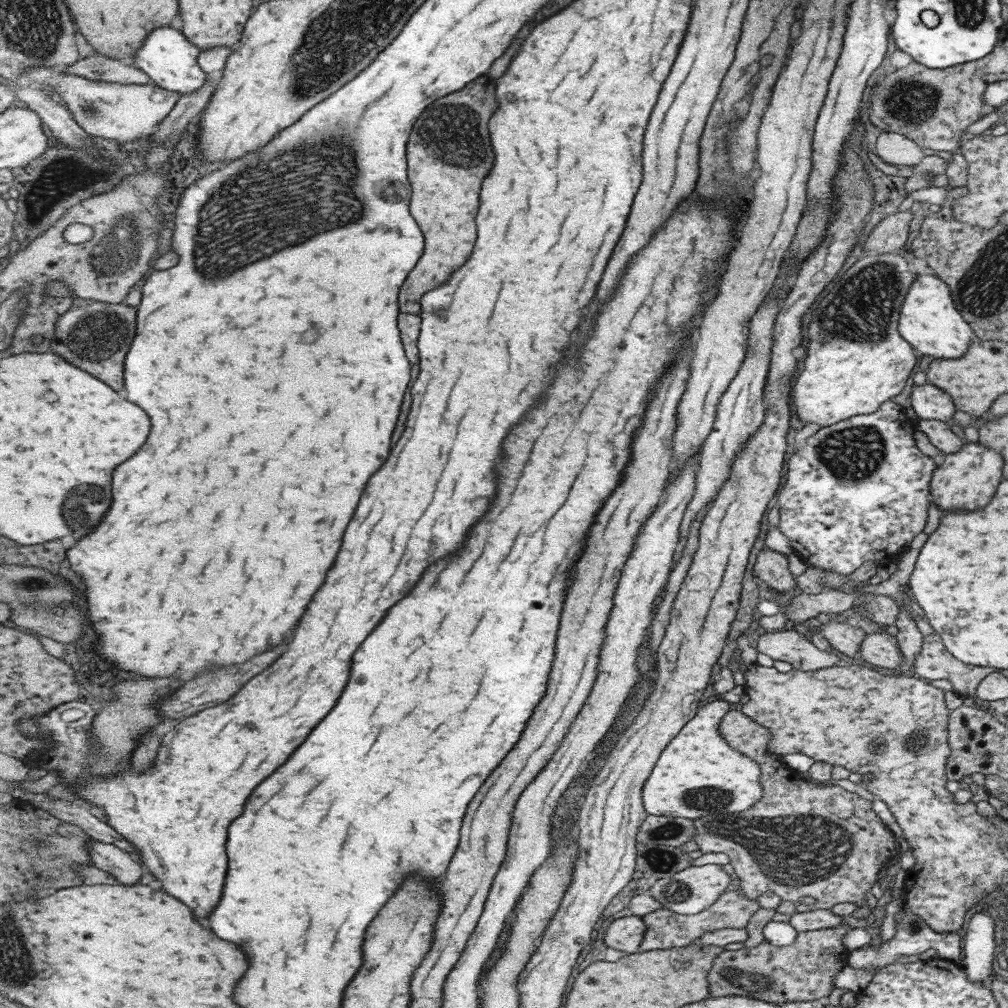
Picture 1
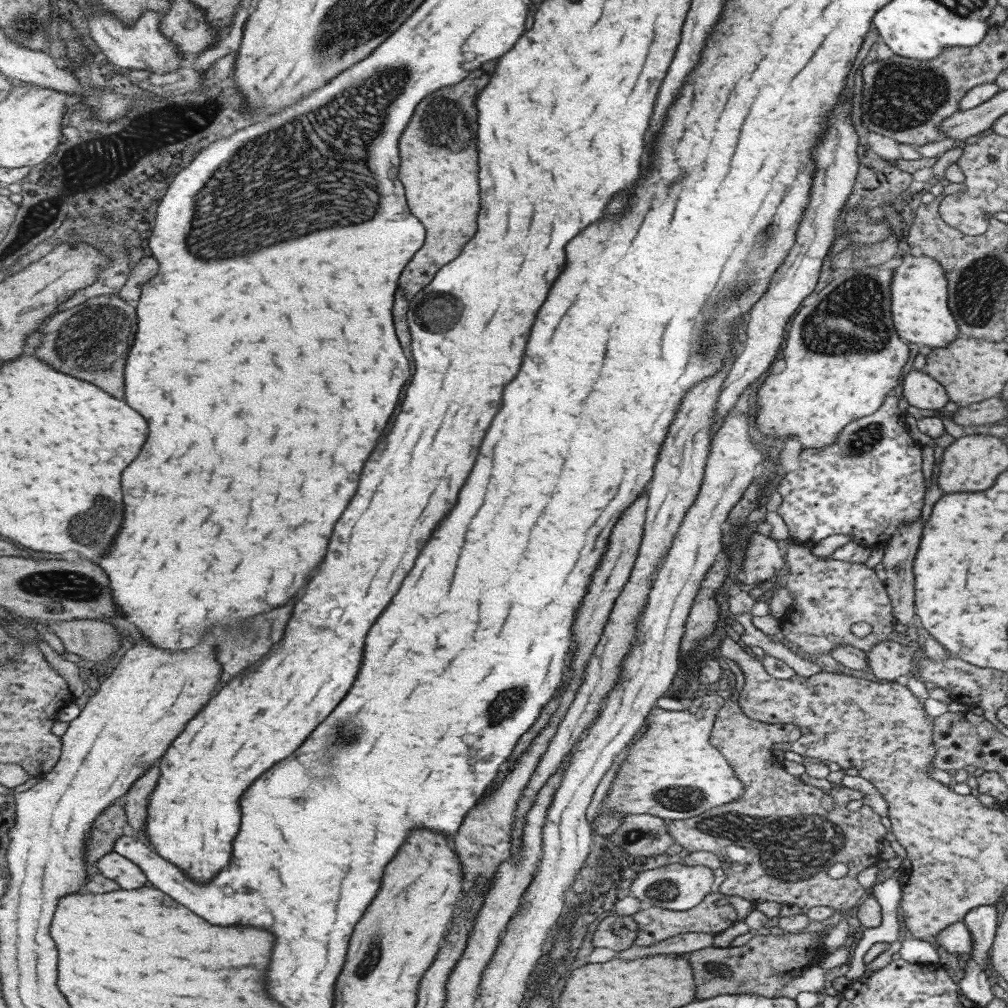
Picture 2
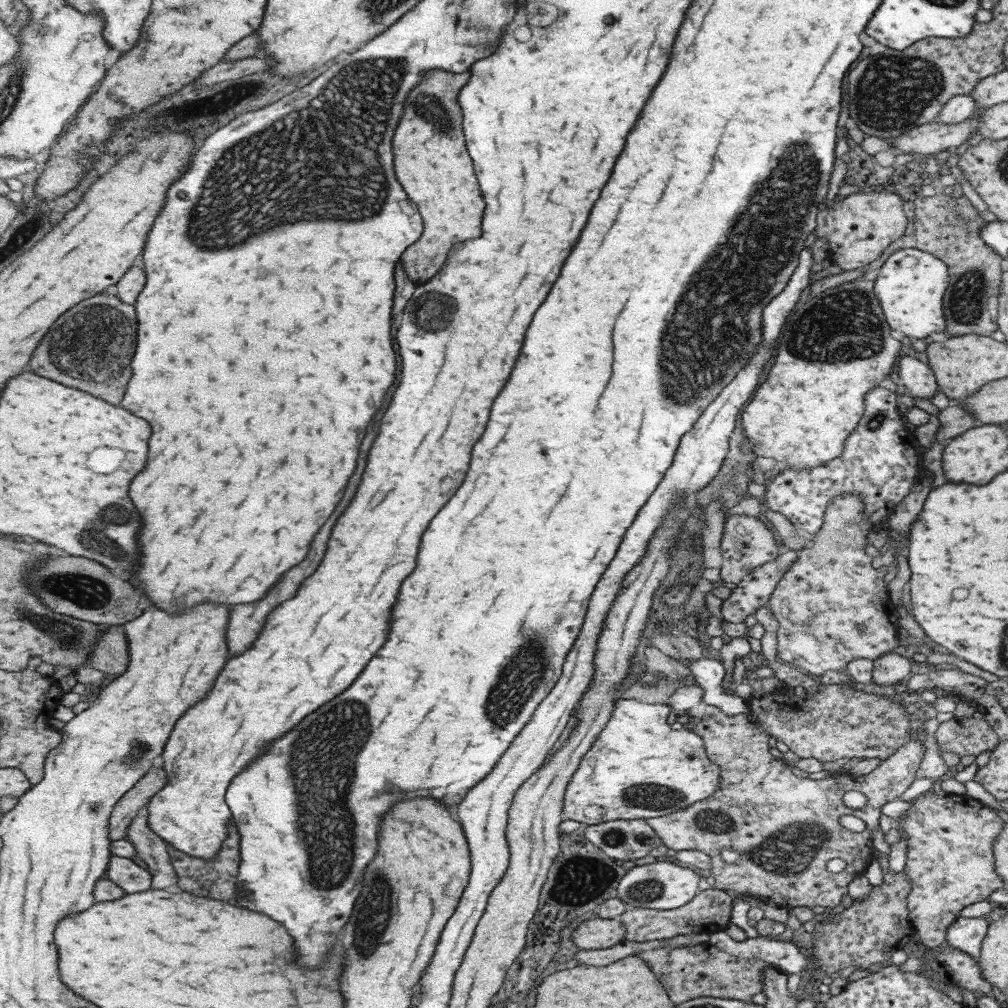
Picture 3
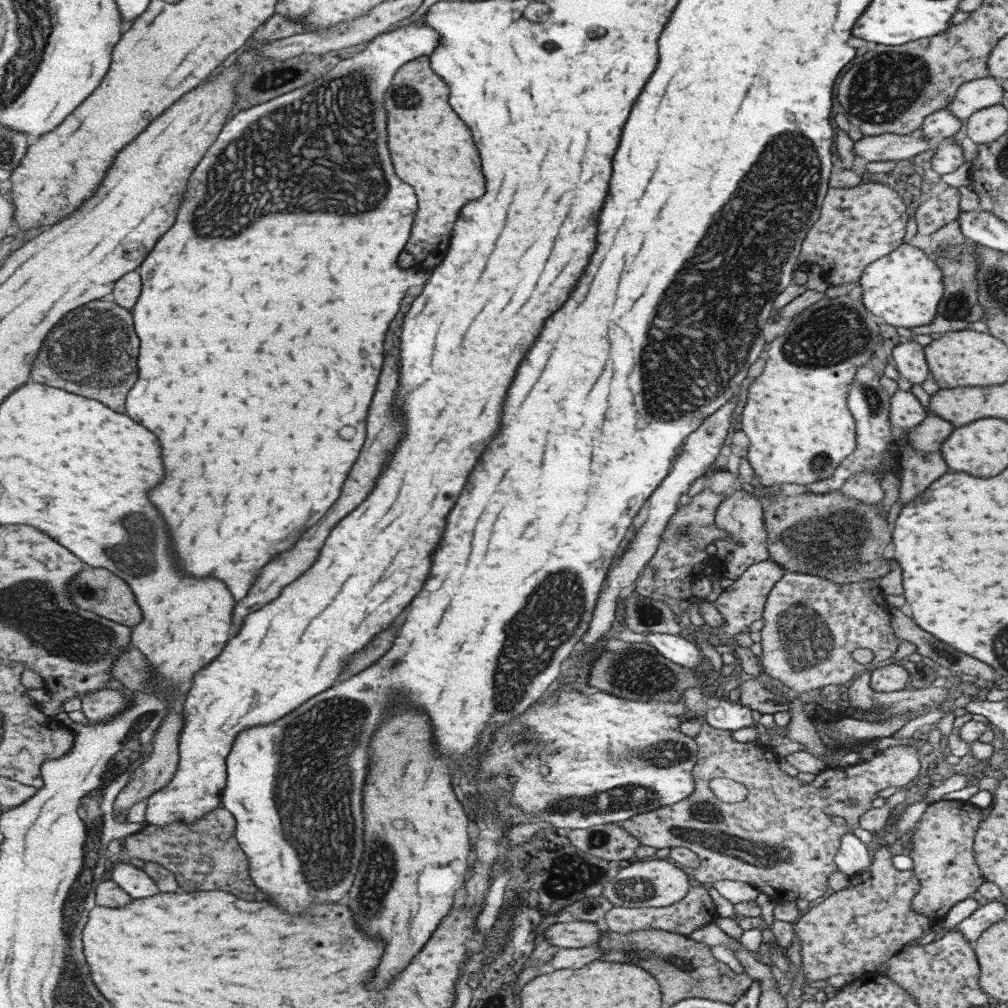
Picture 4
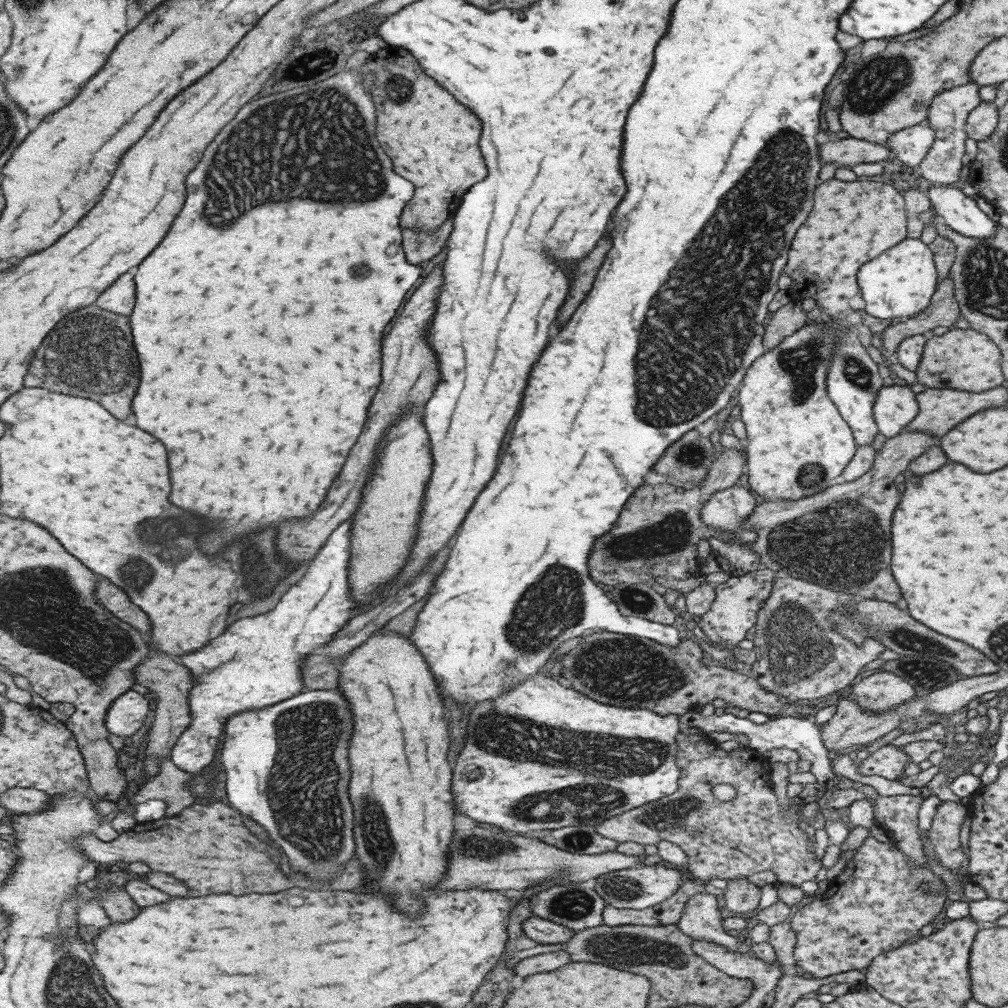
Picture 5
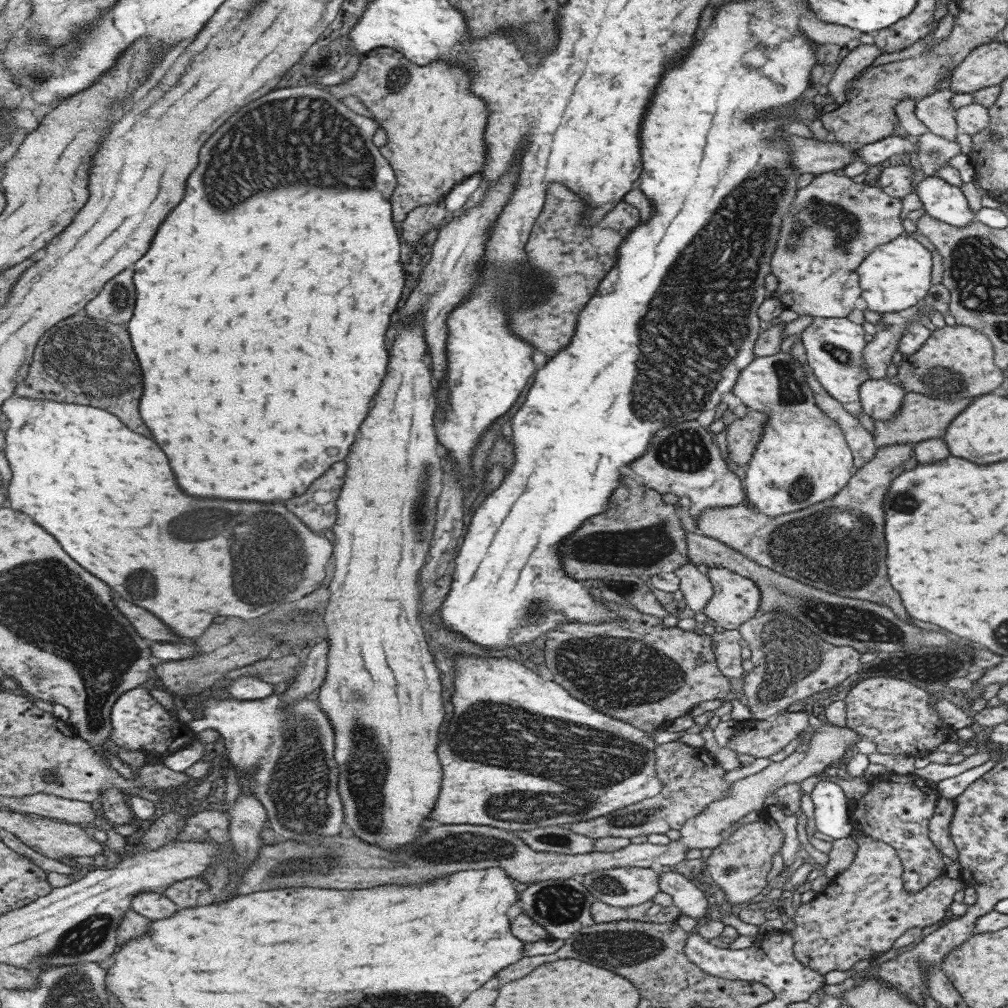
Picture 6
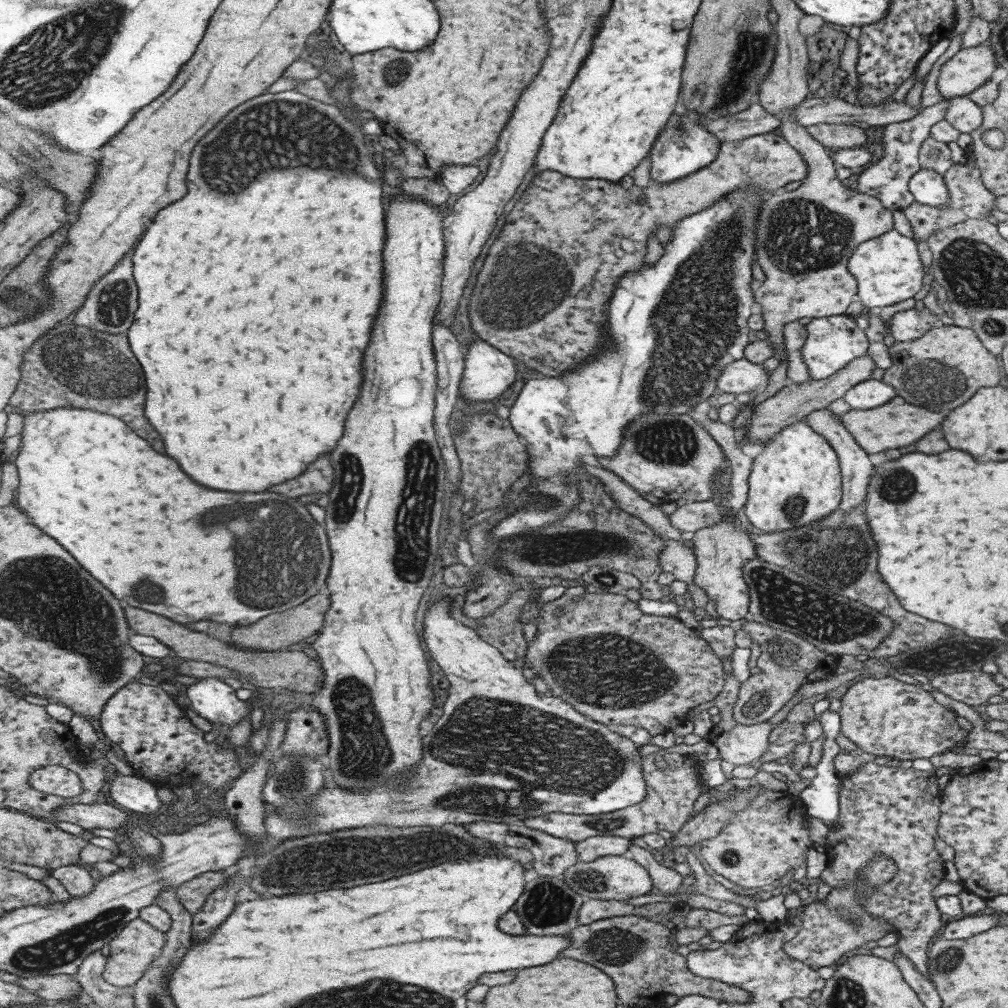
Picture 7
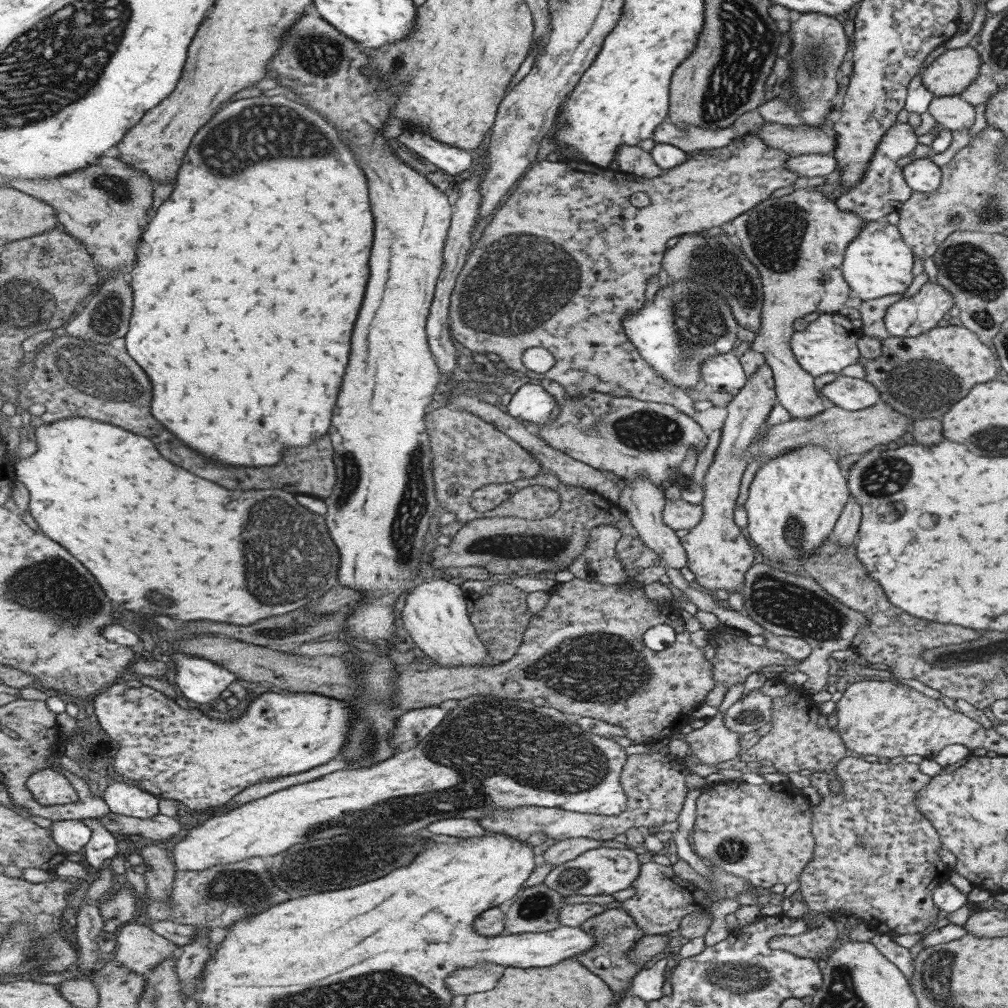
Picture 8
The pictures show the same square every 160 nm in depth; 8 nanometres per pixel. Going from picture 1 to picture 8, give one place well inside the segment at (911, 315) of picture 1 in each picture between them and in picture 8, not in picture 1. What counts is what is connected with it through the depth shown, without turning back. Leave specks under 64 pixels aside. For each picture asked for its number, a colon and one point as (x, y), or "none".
2: (918, 307)
3: (910, 285)
4: (902, 289)
5: (900, 282)
6: (895, 275)
7: (887, 269)
8: (876, 263)

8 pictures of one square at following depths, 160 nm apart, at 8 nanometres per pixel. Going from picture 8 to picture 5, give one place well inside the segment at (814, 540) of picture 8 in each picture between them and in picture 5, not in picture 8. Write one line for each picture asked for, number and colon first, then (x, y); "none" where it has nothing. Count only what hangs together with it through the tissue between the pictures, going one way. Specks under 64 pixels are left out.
5: (796, 444)
6: (801, 458)
7: (795, 480)

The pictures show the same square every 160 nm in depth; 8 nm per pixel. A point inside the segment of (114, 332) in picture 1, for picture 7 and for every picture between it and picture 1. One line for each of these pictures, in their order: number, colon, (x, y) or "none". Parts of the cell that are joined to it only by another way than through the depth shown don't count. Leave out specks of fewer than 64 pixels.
2: (92, 340)
3: (97, 357)
4: (93, 351)
5: (91, 354)
6: (83, 360)
7: (70, 365)

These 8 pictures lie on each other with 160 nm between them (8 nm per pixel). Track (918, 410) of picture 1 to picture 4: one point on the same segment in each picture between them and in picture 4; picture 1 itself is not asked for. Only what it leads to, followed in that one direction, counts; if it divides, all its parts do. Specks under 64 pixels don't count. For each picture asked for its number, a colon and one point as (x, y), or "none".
2: (920, 390)
3: (918, 380)
4: (908, 356)

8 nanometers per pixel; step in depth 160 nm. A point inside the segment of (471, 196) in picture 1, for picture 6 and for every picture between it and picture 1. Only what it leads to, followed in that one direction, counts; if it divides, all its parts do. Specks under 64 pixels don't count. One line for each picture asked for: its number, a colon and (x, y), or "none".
2: (440, 152)
3: (433, 162)
4: (433, 149)
5: (434, 139)
6: (437, 127)

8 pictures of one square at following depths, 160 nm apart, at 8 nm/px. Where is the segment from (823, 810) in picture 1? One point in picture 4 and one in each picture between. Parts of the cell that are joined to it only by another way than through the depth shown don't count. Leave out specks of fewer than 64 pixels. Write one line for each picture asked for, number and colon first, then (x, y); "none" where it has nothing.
2: (790, 842)
3: (784, 828)
4: (780, 839)

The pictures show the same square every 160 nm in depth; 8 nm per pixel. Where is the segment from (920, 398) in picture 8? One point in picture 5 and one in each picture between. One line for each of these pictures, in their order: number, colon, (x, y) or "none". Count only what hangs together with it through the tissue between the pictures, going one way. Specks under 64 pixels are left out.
5: (966, 360)
6: (955, 361)
7: (941, 369)

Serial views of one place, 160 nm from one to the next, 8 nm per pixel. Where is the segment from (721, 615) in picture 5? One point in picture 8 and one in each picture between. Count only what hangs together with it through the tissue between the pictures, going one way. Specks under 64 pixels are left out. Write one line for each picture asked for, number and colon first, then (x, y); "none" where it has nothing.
6: (734, 599)
7: (721, 550)
8: (717, 554)

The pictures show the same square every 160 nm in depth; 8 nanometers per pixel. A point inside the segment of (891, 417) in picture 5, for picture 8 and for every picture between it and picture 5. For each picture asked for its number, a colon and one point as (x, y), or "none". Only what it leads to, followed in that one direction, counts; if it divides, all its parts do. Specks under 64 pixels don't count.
6: (880, 399)
7: (870, 393)
8: (849, 393)

